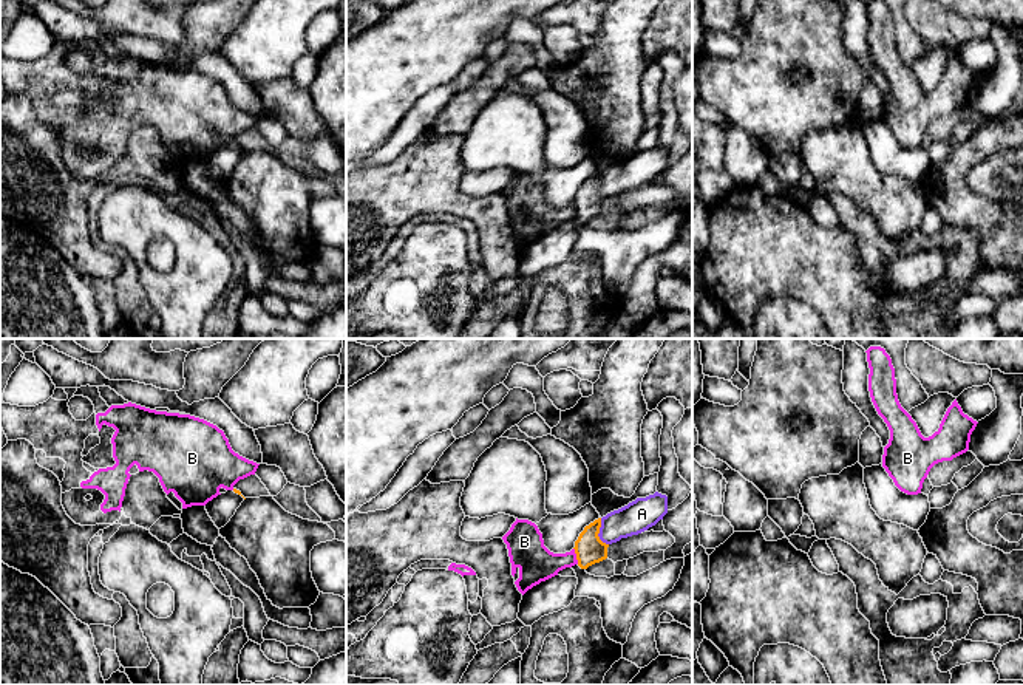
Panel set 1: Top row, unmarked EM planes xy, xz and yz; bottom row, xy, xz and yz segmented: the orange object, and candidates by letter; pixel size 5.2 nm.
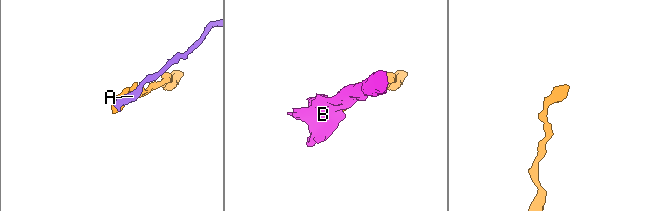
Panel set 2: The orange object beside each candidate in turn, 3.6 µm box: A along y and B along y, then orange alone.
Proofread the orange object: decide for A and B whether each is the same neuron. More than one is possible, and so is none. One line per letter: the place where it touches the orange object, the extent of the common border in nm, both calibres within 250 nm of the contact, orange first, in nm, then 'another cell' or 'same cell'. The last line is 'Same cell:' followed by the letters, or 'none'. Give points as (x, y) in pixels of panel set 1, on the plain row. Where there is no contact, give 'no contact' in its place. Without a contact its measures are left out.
A: xz (598, 186) | 150 nm | 150/160 nm | another cell
B: xz (577, 209) | 90 nm | 150/190 nm | another cell
Same cell: none

